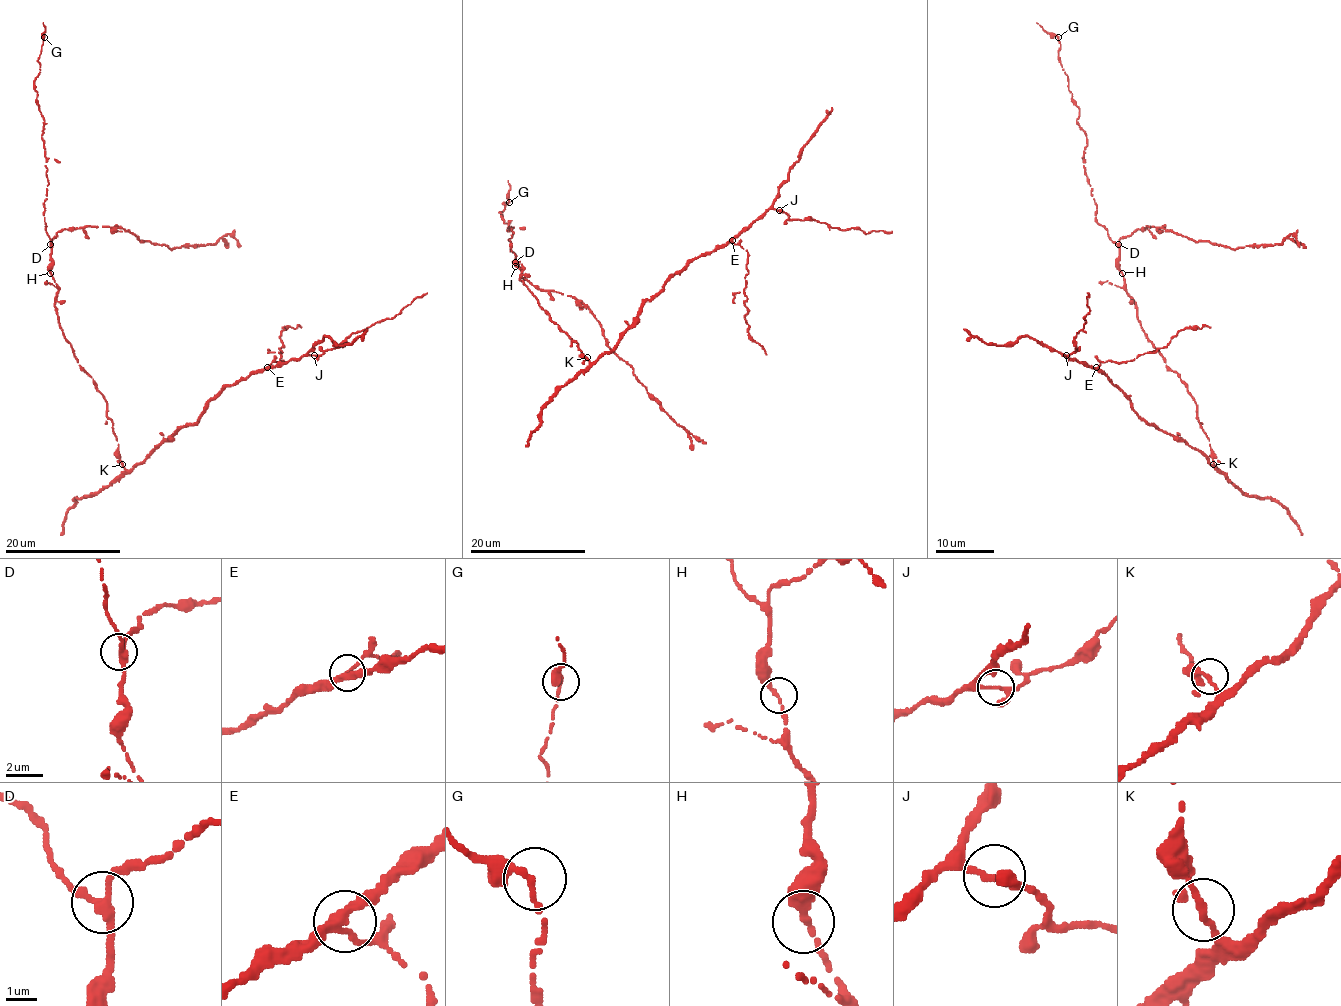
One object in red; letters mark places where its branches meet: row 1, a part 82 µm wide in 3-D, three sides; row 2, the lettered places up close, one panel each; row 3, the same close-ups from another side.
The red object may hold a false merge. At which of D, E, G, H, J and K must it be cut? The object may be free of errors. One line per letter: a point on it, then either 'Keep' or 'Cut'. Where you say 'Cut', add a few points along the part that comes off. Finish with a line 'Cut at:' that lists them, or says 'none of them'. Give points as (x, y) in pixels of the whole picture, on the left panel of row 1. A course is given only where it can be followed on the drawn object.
D: Place: (50, 244). Keep
E: Place: (267, 367). Keep
G: Place: (44, 37). Keep
H: Place: (50, 273). Keep
J: Place: (314, 355). Keep
K: Place: (122, 464). Keep
Cut at: none of them

